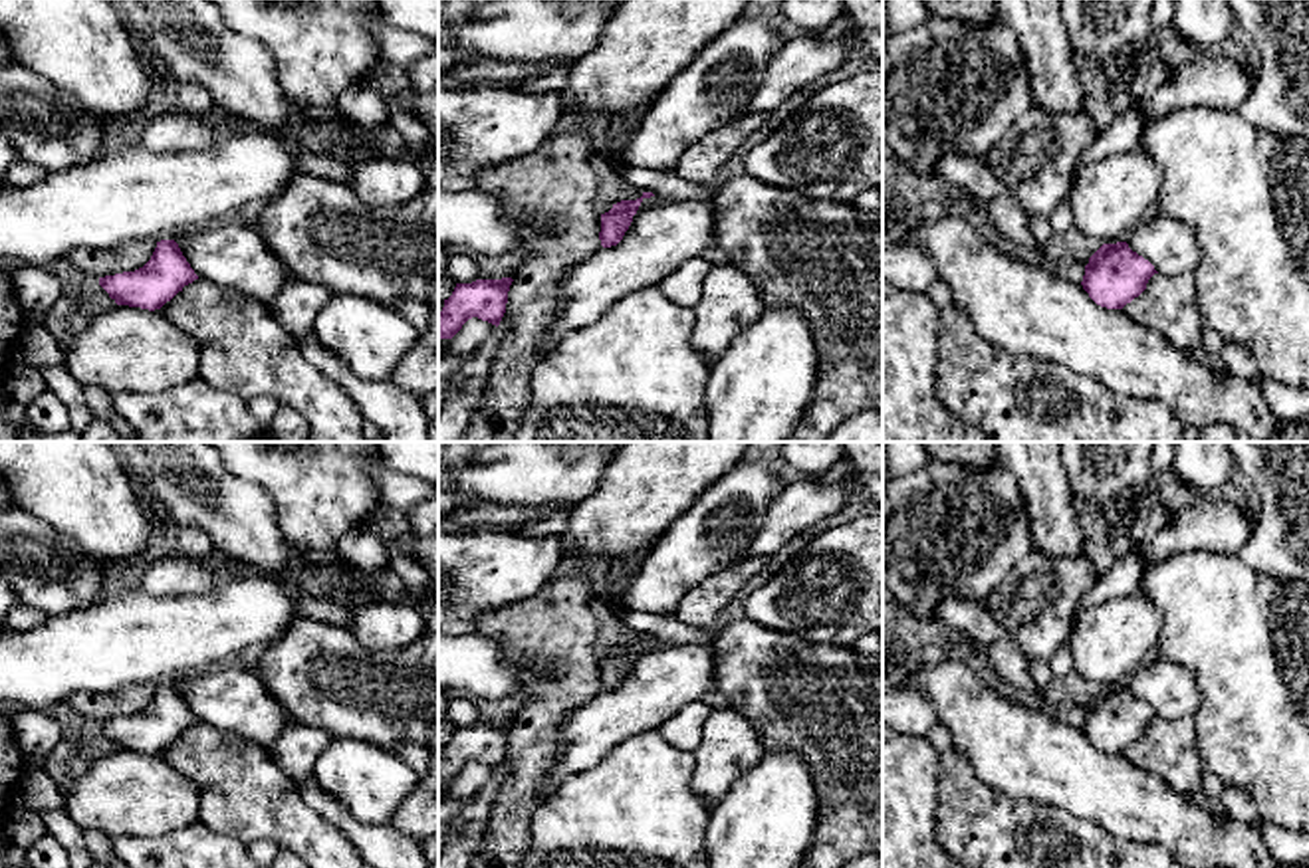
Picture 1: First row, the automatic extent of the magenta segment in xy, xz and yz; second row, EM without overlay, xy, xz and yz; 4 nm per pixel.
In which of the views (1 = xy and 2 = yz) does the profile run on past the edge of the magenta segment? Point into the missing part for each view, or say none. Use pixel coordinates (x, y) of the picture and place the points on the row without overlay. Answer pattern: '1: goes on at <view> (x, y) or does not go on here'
1: does not go on here
2: does not go on here

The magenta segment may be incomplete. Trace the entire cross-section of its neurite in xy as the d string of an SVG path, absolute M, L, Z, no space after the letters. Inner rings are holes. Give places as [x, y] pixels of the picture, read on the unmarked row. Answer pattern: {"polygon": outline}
{"polygon": "M161 684L151 704L135 713L99 721L99 729L117 749L161 753L184 729L198 723L175 684Z"}

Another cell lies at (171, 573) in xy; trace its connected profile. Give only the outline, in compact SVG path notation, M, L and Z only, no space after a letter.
M171 545L155 557L141 581L141 589L155 597L206 595L214 587L204 559L188 557Z

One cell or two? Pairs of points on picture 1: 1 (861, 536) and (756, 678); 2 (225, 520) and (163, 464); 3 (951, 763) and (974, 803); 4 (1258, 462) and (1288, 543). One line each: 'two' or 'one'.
1: two
2: one
3: one
4: one

